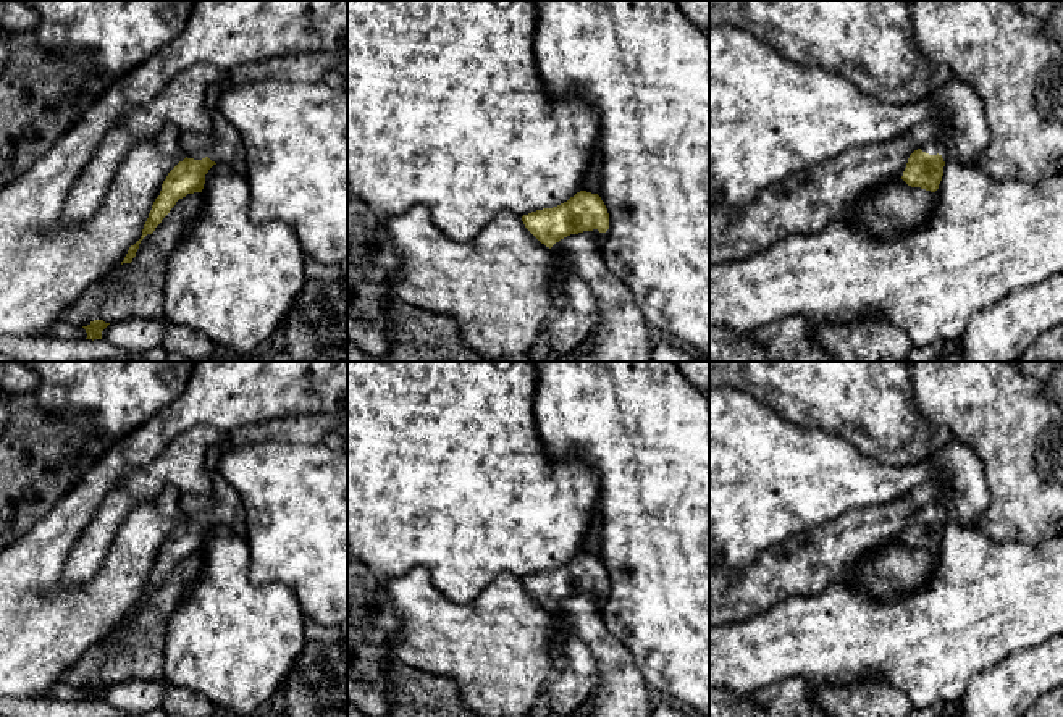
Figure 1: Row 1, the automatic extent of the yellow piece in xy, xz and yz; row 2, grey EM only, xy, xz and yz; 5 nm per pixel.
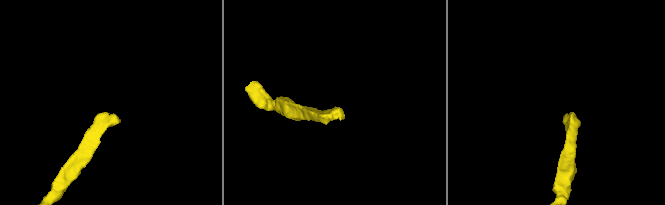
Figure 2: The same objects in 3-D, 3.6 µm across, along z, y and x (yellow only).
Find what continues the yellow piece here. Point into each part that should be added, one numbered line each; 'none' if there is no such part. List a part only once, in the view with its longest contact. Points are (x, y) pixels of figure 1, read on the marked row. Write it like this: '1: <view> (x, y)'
1: xy (222, 144)

